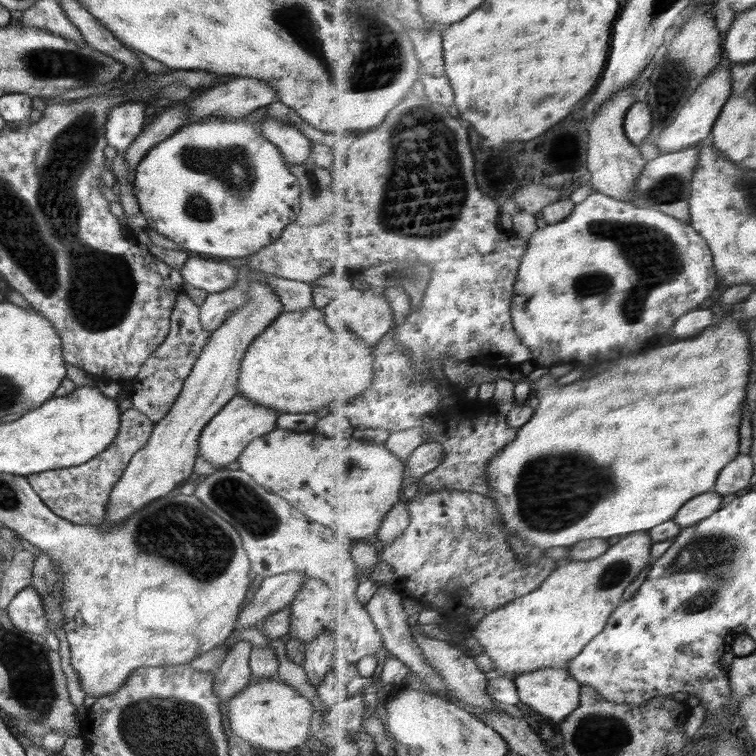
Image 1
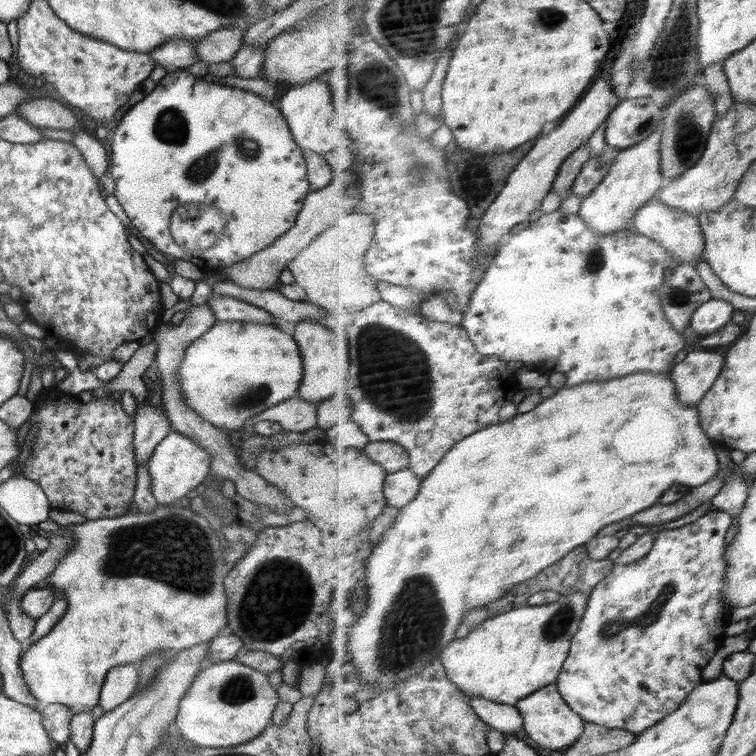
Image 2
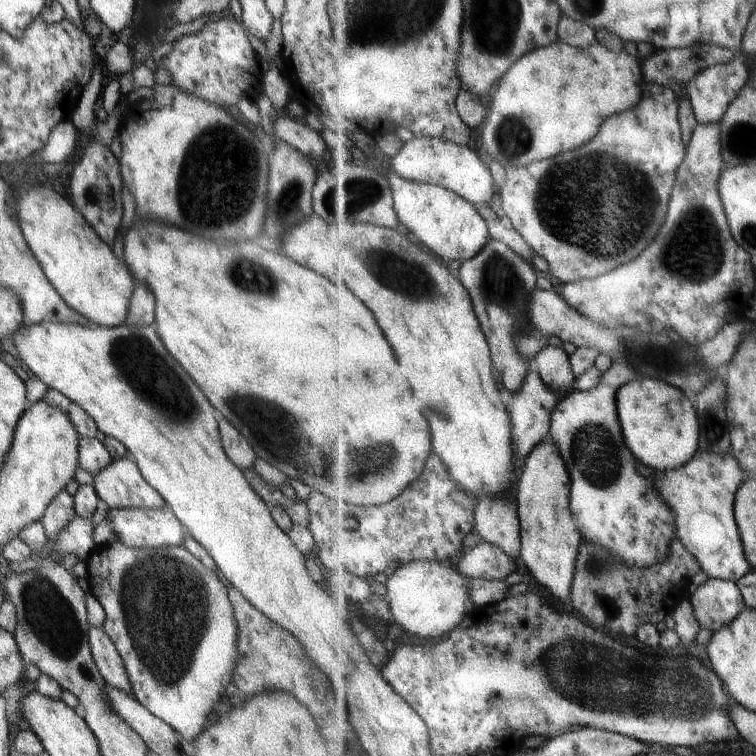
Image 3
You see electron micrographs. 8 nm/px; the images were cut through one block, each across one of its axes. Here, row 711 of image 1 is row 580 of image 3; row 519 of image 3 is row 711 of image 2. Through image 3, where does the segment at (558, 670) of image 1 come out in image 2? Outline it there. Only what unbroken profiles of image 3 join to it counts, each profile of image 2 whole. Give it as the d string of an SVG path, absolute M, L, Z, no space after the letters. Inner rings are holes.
M557 682L530 694L516 706L524 715L525 730L529 736L540 746L553 752L564 752L572 748L587 730L587 721L566 702Z

